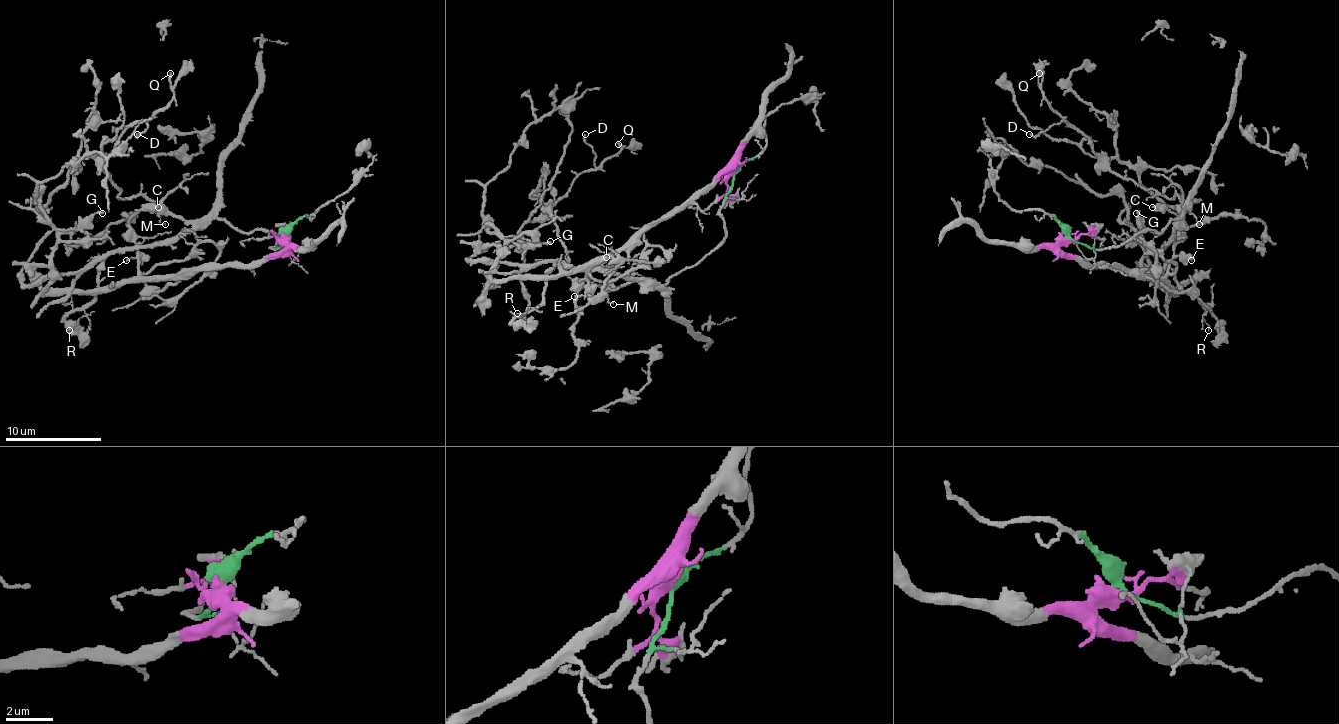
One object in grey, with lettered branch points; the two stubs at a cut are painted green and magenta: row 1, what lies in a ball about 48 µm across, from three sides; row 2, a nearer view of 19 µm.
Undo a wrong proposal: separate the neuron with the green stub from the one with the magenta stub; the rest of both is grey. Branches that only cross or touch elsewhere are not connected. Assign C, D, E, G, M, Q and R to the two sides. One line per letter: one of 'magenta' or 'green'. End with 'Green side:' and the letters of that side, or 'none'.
C: magenta
D: green
E: magenta
G: magenta
M: green
Q: green
R: green
Green side: D, M, Q, R

